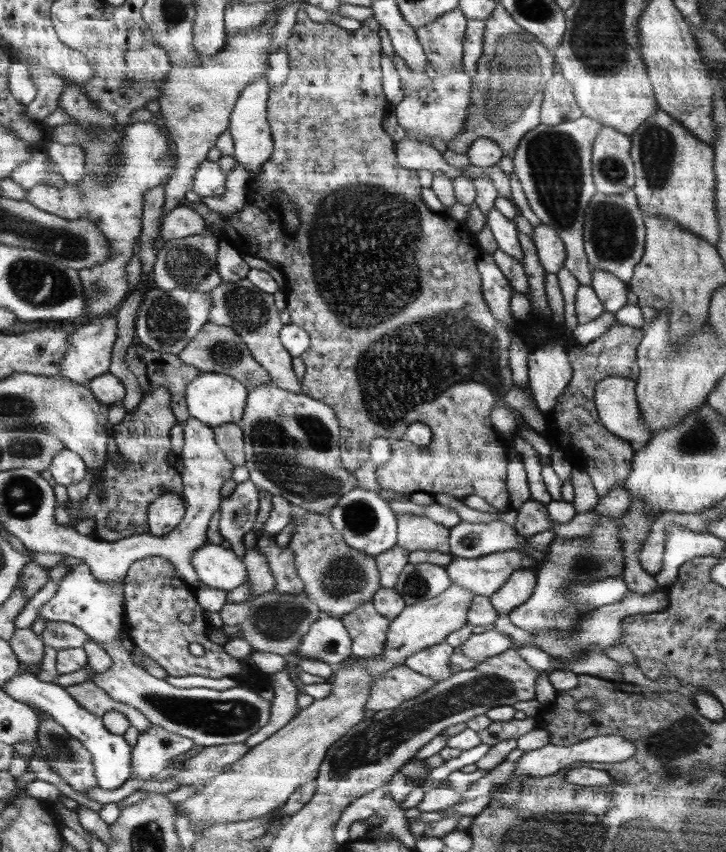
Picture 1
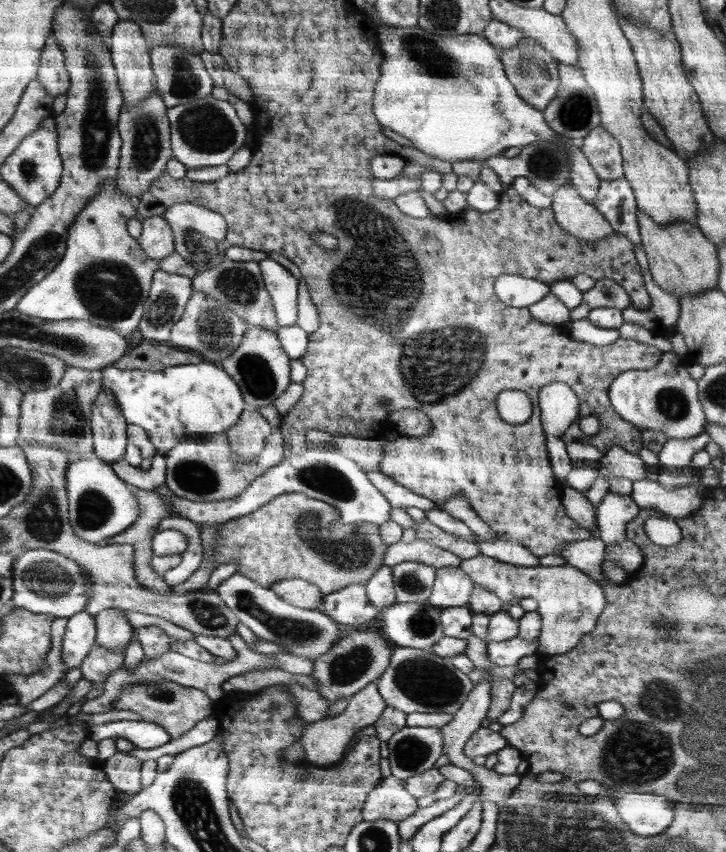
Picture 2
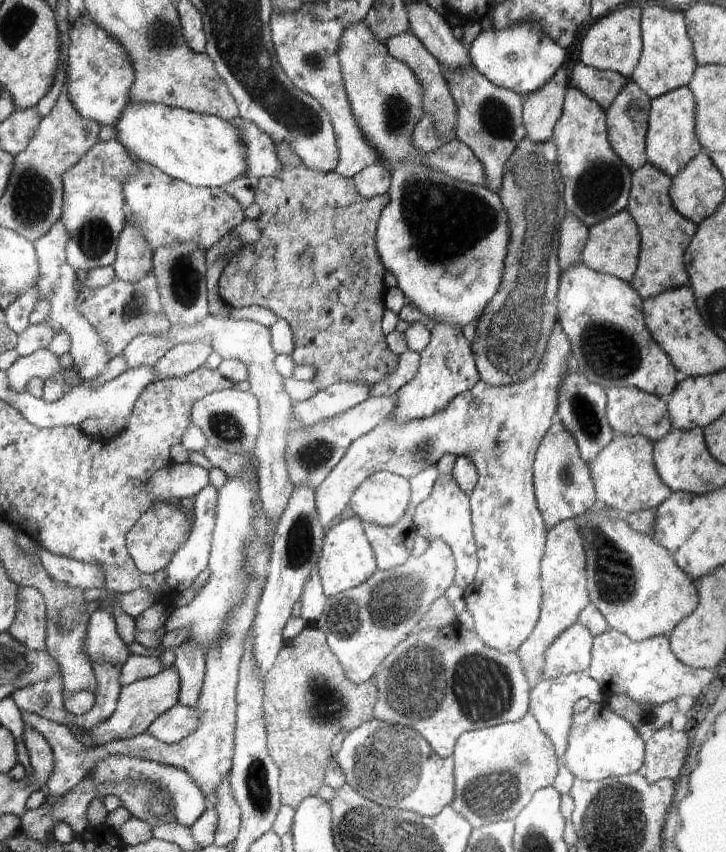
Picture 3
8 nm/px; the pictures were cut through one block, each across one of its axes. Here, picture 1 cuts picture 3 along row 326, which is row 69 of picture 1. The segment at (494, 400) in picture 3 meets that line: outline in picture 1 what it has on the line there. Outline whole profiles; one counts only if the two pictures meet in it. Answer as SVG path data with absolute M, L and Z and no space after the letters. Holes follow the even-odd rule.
M555 62L554 74L543 90L539 121L542 125L556 126L582 116L572 86L561 73L561 66Z

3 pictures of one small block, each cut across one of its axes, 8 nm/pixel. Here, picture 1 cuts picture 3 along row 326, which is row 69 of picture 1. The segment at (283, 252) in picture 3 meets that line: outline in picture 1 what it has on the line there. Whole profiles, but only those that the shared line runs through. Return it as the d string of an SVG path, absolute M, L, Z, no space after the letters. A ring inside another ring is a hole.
M300 9L297 12L290 38L285 42L290 65L289 75L284 80L284 84L271 88L267 100L267 121L271 127L273 151L270 158L263 164L259 176L250 180L244 207L240 211L224 217L218 215L218 212L210 211L210 208L207 208L202 201L190 203L183 200L180 201L180 205L183 204L202 216L206 224L206 234L215 237L214 229L218 229L220 237L233 244L243 256L250 255L264 261L274 260L276 267L286 276L286 309L288 309L291 322L301 326L310 338L308 350L299 356L306 367L305 375L301 380L301 392L334 409L340 425L341 459L347 471L353 472L358 470L364 462L372 462L369 444L375 438L404 439L406 429L410 424L423 422L432 429L431 441L434 444L436 456L432 456L430 464L416 464L414 472L400 472L400 484L394 486L394 490L400 496L410 495L414 492L427 492L438 498L441 493L445 493L462 500L471 494L477 494L488 504L495 506L502 513L506 513L511 510L510 495L507 489L509 445L504 436L493 428L490 422L490 413L492 407L502 401L507 390L513 385L508 362L512 330L507 330L501 322L495 319L484 300L482 278L479 272L479 264L484 252L479 248L476 234L467 227L465 221L456 221L444 213L438 214L428 210L421 200L422 187L418 182L418 171L402 168L396 162L396 142L386 132L382 122L389 103L382 90L382 69L380 67L382 52L378 30L380 30L380 25L374 18L361 21L360 28L348 31L338 27L335 21L314 22L308 18L304 9ZM278 191L285 192L286 196L294 201L294 206L298 208L300 226L295 234L284 231ZM434 267L441 267L445 270L442 280L432 276Z

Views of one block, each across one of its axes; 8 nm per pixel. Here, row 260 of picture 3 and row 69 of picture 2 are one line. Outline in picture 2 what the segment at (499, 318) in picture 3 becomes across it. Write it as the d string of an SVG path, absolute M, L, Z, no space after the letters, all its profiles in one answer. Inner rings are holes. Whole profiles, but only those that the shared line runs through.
M524 37L514 48L500 51L508 80L513 84L518 96L530 106L543 111L557 95L559 89L559 61L535 38Z

